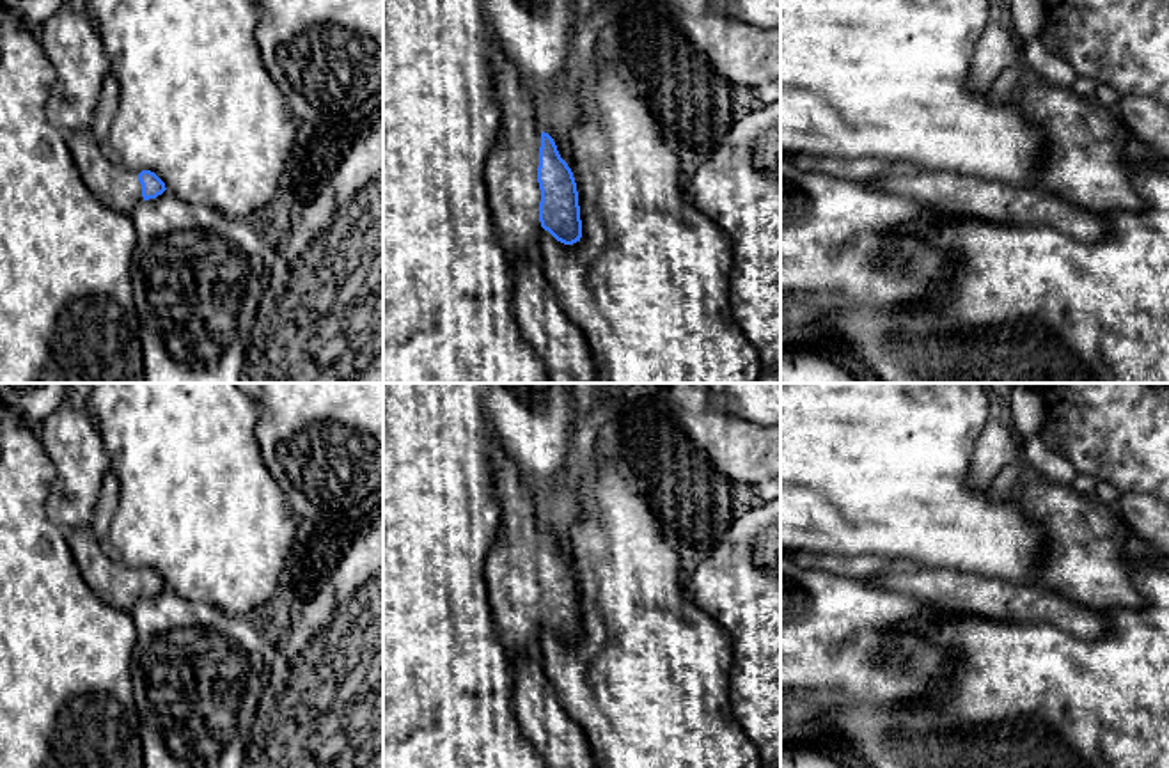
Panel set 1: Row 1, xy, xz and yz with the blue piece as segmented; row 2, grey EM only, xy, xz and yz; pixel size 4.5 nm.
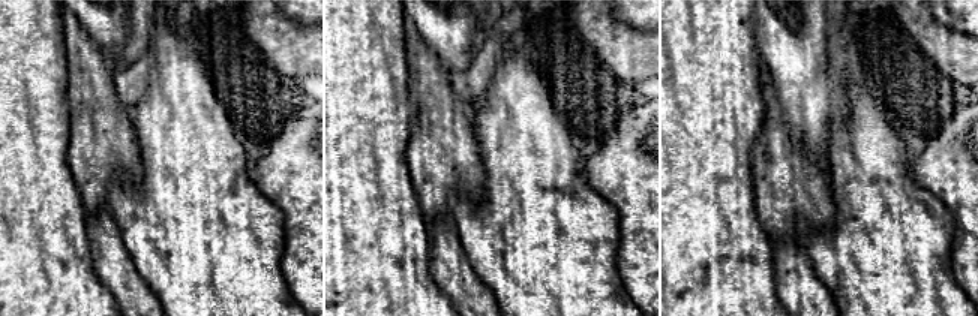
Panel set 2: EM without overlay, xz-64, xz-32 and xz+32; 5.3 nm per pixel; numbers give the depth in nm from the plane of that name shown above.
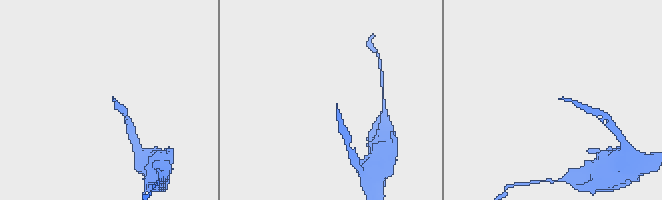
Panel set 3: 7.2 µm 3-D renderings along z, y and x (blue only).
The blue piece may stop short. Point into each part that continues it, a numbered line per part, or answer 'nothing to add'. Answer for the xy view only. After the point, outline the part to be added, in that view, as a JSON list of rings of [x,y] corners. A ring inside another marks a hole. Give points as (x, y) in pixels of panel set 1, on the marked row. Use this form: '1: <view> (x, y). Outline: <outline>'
1: xy (119, 188). Outline: [[[90,129],[66,133],[75,167],[89,192],[117,213],[131,215],[144,200],[138,170],[128,170],[101,151]]]

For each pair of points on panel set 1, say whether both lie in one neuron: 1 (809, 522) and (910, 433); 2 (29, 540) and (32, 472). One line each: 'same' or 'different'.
1: same
2: same

